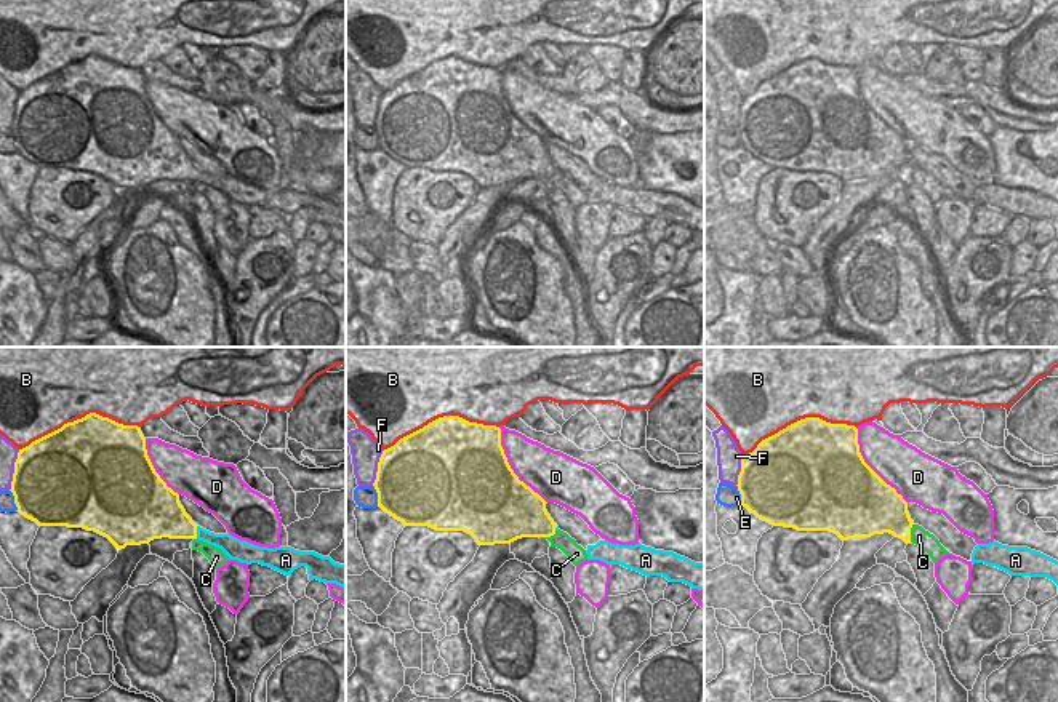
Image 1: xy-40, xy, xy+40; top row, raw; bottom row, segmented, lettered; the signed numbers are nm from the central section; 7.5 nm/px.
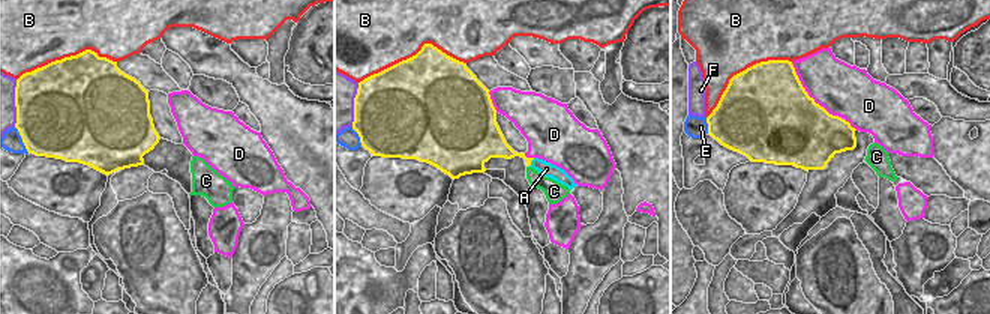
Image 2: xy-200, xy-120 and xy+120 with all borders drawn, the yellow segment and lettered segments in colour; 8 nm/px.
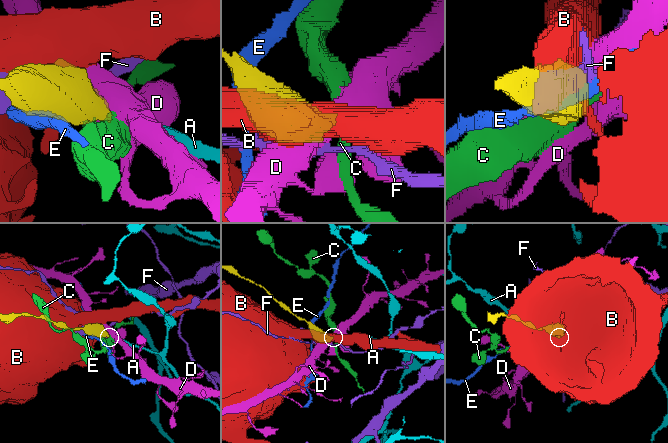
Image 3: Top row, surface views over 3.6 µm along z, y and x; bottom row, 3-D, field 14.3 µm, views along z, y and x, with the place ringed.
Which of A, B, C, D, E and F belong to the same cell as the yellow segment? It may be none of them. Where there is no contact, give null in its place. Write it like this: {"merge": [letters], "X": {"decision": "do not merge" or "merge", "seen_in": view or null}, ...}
{"merge": ["A"], "A": {"decision": "merge", "seen_in": "xy-40"}, "B": {"decision": "do not merge", "seen_in": "xy-40"}, "C": {"decision": "do not merge", "seen_in": "xy"}, "D": {"decision": "do not merge", "seen_in": "xy"}, "E": {"decision": "do not merge", "seen_in": "xy"}, "F": {"decision": "do not merge", "seen_in": "xy-40"}}

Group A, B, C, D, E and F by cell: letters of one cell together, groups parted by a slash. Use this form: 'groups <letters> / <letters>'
groups A / B / C / D / E / F

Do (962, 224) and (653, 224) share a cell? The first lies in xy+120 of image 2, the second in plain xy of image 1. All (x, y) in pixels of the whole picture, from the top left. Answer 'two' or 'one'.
one

